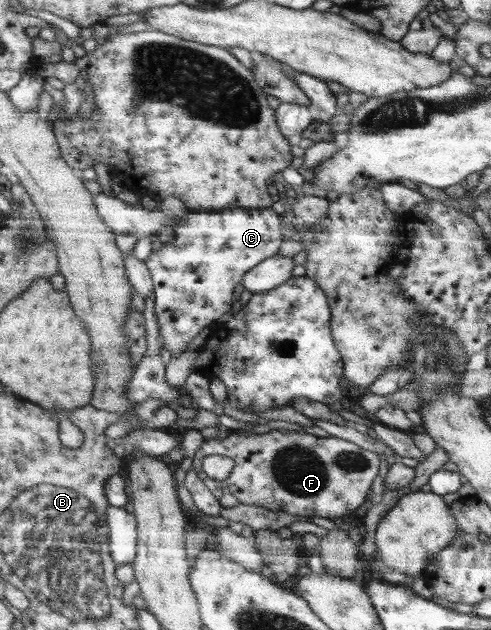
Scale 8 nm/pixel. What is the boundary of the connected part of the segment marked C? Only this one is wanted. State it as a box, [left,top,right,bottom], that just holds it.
[144,208,284,358]

